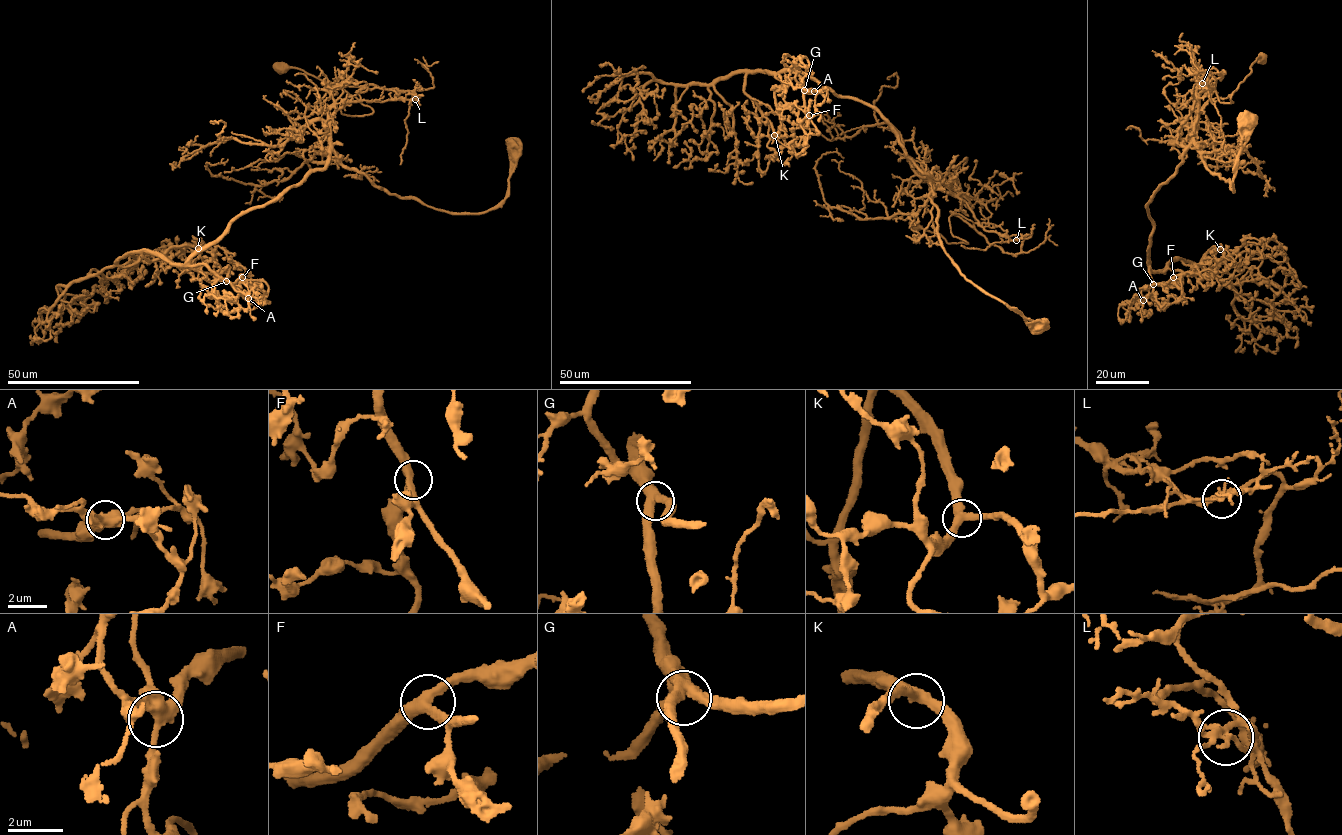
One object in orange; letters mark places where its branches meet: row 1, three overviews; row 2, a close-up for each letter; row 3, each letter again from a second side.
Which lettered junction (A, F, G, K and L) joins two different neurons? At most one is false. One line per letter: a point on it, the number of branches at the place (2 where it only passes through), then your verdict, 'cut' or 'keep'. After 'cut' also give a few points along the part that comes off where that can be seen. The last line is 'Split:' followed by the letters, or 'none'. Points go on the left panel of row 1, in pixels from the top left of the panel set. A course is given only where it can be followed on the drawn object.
A: at (248, 298); 4 branches meet; keep
F: at (242, 277); 3 branches meet; keep
G: at (226, 281); 3 branches meet; keep
K: at (198, 248); 3 branches meet; keep
L: at (415, 99); 5 branches meet; cut; foreign part runs (415, 99), (418, 85), (328, 86), (333, 94), (331, 84), (344, 85), (305, 118), (327, 156), (339, 155)
Split: L

